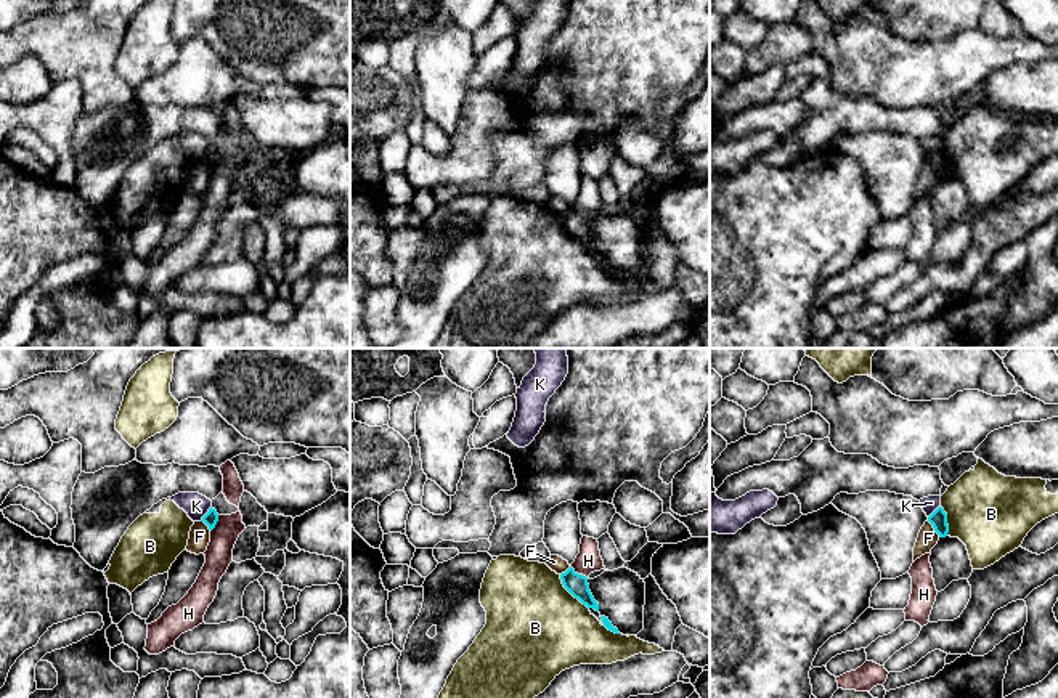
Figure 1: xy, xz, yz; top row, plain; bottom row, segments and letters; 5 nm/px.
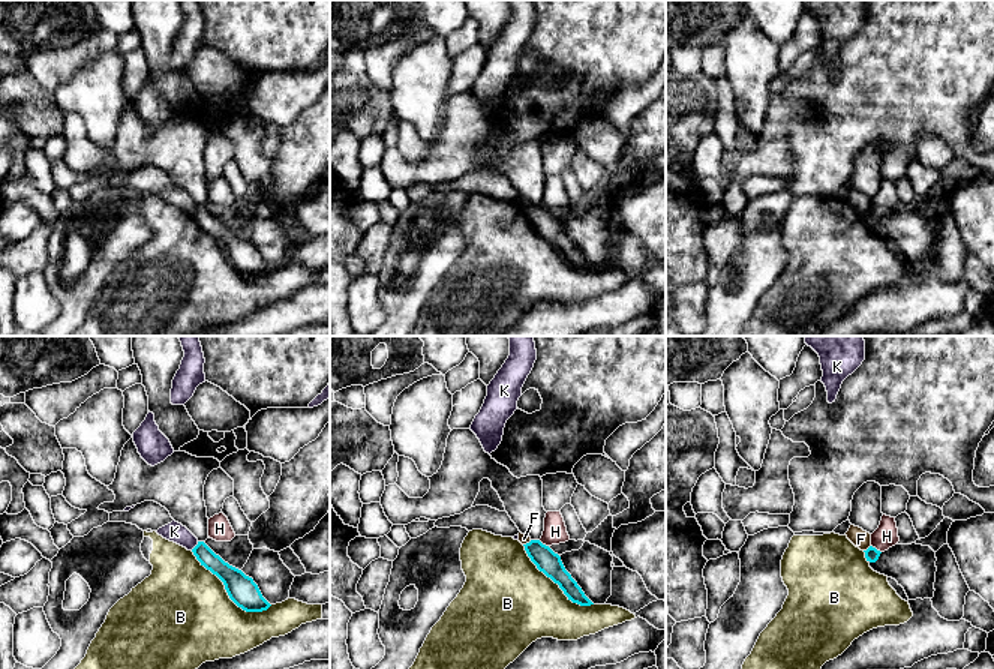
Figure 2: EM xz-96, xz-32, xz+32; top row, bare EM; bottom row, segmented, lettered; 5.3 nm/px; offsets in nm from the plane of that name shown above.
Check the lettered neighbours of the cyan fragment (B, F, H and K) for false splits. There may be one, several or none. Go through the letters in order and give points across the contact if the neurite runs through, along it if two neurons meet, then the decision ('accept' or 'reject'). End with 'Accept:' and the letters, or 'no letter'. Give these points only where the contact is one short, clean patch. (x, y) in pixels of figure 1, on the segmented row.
B: reject
F: border yz (927, 520), (939, 536); reject
H: border xz (570, 567), (586, 578); reject
K: border xy (211, 506), (199, 520); reject
Accept: no letter

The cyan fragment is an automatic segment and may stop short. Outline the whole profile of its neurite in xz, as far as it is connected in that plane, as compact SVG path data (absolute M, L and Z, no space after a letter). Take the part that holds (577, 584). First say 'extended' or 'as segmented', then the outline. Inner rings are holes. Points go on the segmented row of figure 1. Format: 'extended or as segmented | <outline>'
as segmented | M572 566L560 574L564 587L575 597L578 599L583 605L588 608L594 608L599 611L599 603L594 600L588 578L583 574L578 574Z

